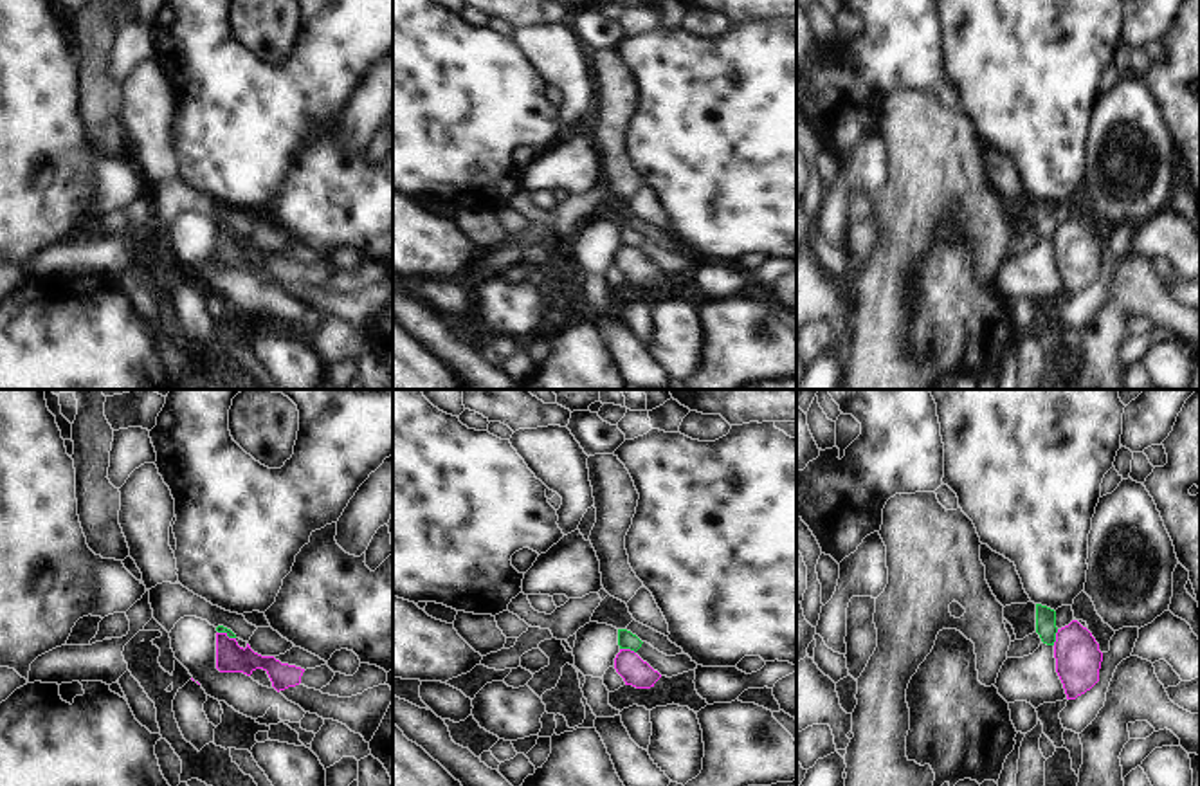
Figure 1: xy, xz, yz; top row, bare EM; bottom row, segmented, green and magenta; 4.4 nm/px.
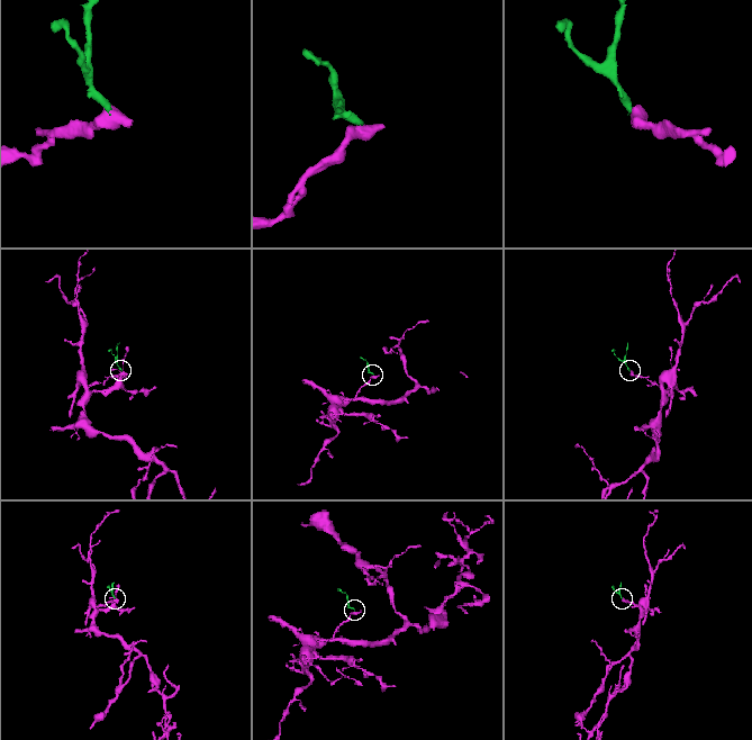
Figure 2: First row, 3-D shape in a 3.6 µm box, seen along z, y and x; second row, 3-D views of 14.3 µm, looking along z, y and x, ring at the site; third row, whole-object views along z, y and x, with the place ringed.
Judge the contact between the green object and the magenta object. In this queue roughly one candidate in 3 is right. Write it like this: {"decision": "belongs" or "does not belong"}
{"decision": "does not belong"}

